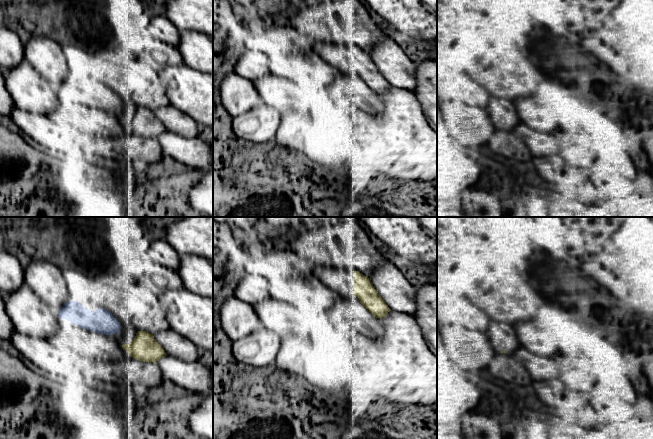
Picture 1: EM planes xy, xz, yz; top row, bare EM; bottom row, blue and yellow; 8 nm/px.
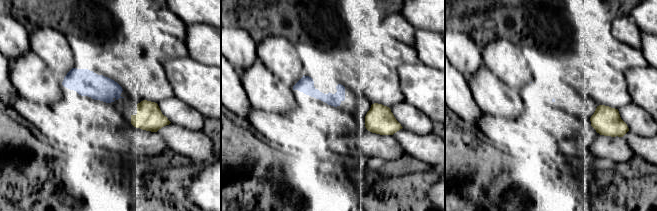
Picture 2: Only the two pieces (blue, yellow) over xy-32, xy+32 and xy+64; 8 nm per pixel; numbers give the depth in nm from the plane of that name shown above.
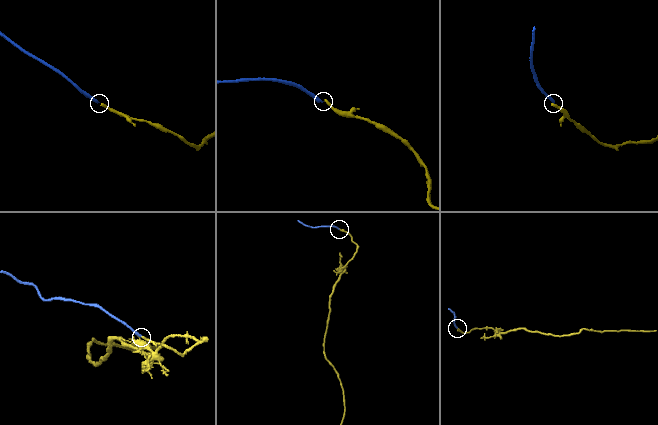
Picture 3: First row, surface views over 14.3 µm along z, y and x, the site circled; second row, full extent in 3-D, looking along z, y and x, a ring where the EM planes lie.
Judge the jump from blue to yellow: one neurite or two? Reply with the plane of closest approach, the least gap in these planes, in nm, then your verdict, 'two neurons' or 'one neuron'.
view xy; gap 100 nm; two neurons

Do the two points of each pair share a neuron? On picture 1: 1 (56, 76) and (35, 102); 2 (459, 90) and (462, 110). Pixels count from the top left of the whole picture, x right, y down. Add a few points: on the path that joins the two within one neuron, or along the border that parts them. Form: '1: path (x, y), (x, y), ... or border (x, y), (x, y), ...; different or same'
1: border (33, 67), (51, 85); different
2: border (460, 101), (474, 106); different

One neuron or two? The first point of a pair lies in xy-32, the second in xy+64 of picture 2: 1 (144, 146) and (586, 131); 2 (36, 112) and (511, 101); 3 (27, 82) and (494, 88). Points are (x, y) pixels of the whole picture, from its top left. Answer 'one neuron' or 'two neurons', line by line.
1: two neurons
2: two neurons
3: one neuron

